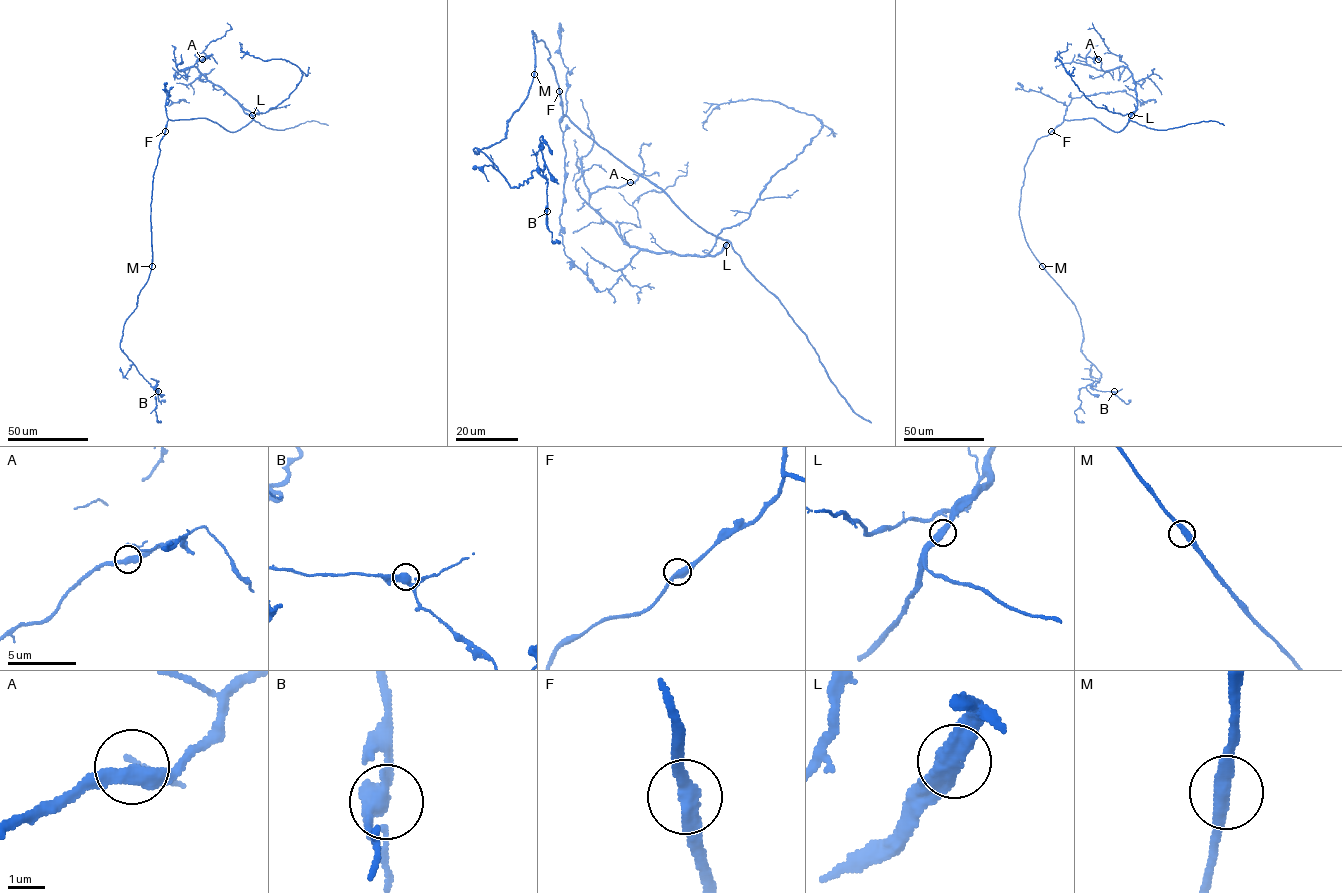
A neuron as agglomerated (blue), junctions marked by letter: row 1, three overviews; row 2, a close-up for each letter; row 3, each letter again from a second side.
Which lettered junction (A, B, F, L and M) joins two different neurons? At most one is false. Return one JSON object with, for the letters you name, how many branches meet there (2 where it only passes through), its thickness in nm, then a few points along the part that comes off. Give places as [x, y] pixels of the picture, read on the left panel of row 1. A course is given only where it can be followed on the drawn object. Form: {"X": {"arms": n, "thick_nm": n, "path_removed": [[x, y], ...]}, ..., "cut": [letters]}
{"cut": []}

